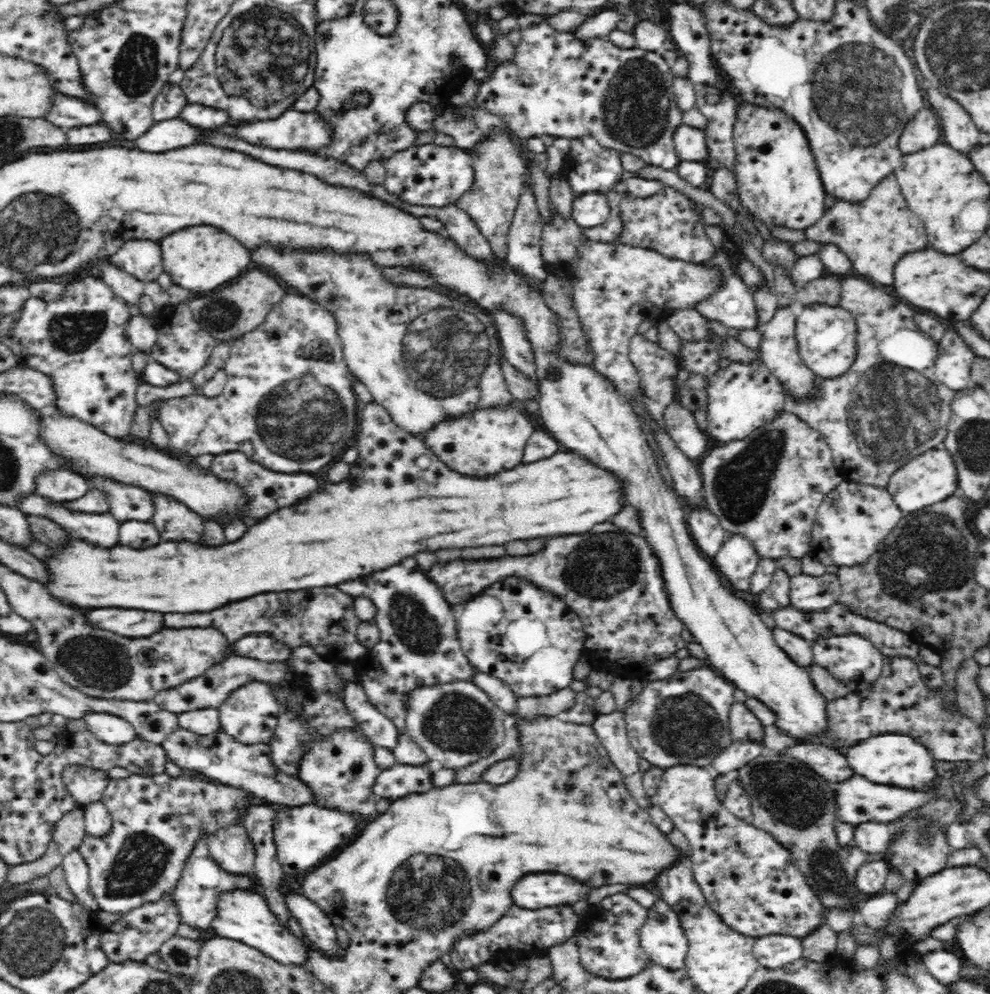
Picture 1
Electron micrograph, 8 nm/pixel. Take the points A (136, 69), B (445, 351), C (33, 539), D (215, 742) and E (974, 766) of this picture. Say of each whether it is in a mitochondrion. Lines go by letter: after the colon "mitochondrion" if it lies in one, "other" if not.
A: mitochondrion
B: mitochondrion
C: other
D: other
E: other

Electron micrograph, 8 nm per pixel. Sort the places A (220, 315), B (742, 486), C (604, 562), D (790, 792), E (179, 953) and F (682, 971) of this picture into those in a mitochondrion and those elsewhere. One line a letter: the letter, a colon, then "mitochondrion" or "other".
A: mitochondrion
B: mitochondrion
C: mitochondrion
D: mitochondrion
E: mitochondrion
F: other

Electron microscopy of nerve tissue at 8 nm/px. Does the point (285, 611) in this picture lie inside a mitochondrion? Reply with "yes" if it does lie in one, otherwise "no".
no

